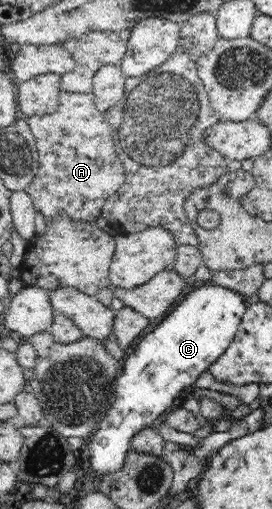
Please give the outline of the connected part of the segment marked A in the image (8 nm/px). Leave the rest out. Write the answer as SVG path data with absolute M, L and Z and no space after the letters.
M62 92L59 97L59 105L55 113L25 118L36 139L39 162L37 175L33 177L26 193L32 199L36 211L42 213L46 224L52 222L61 212L67 214L73 221L102 224L99 217L101 217L103 204L124 185L125 168L115 155L111 127L97 110L94 94Z

